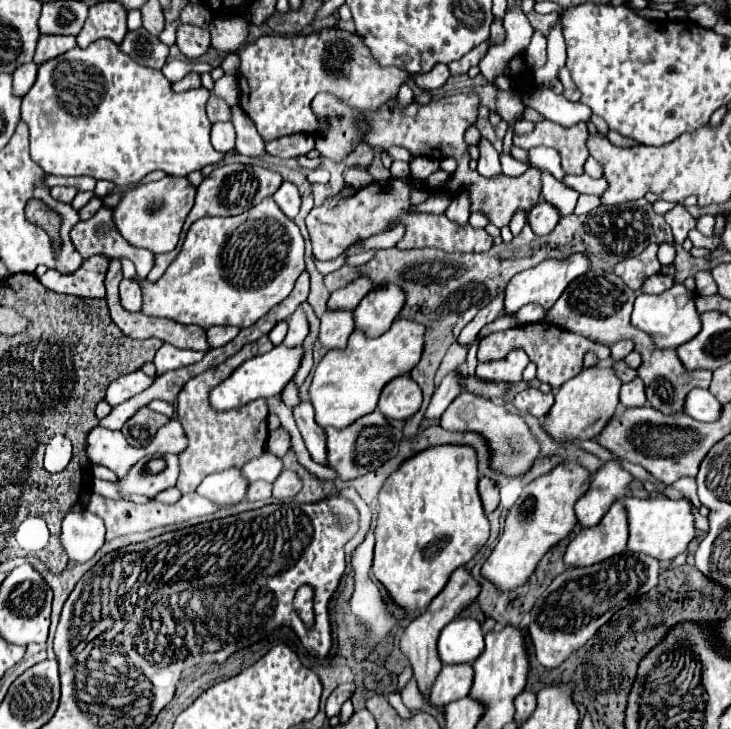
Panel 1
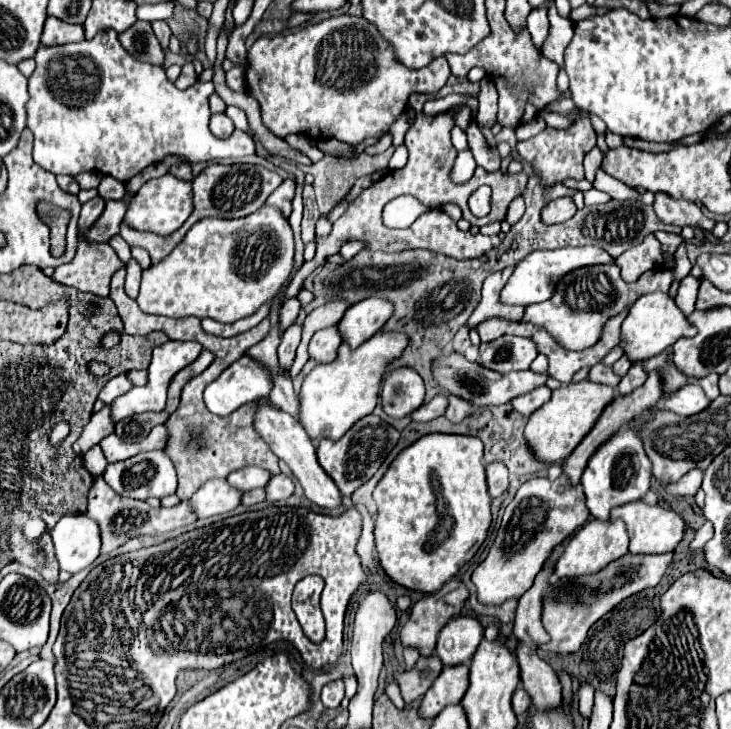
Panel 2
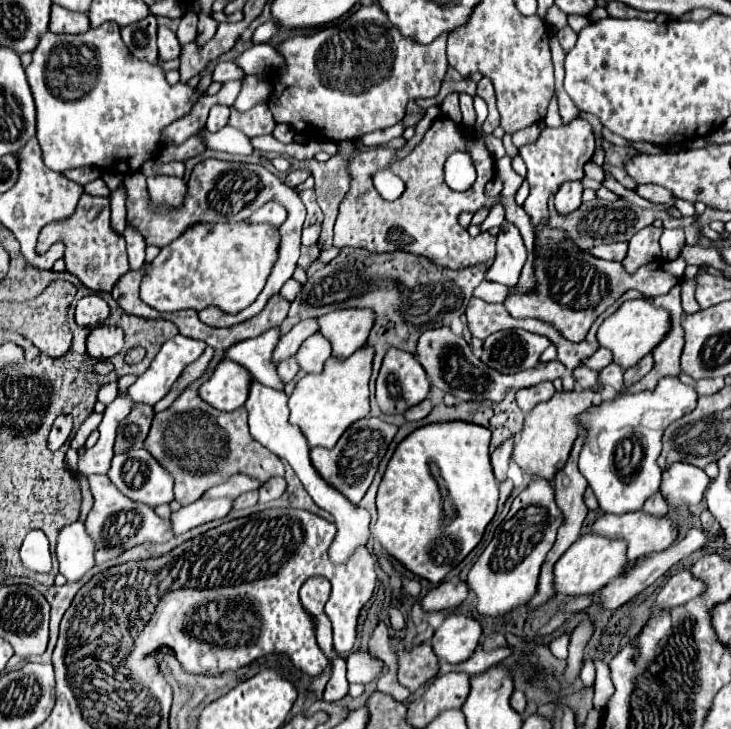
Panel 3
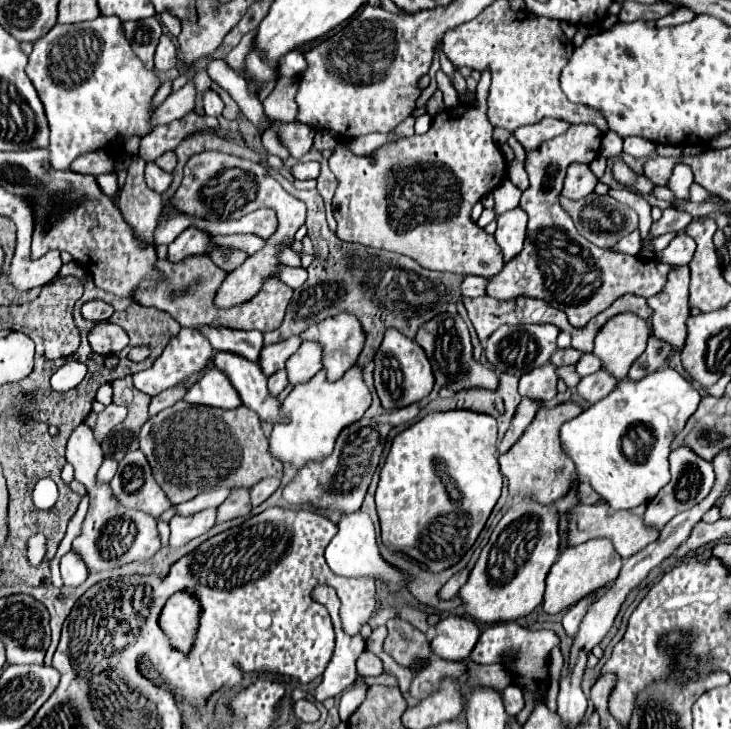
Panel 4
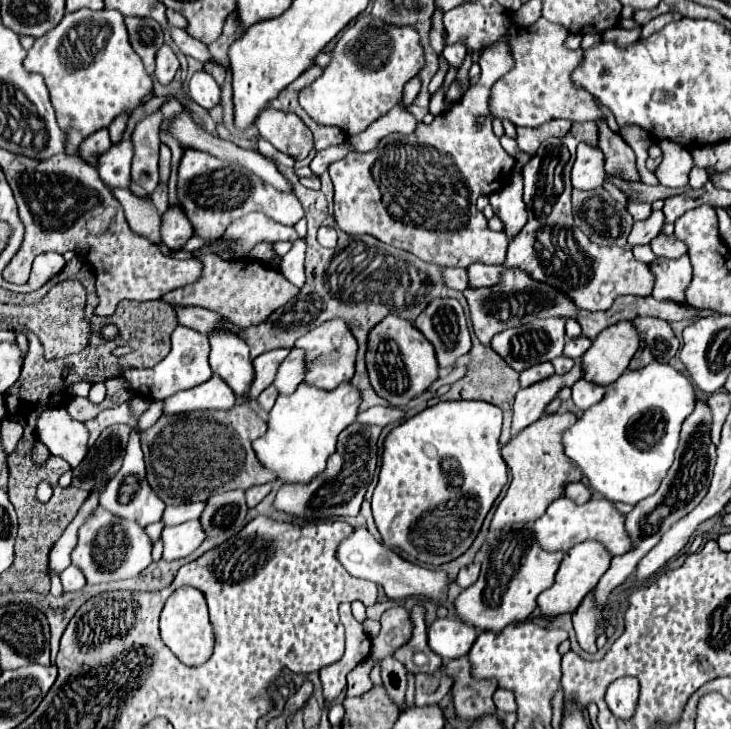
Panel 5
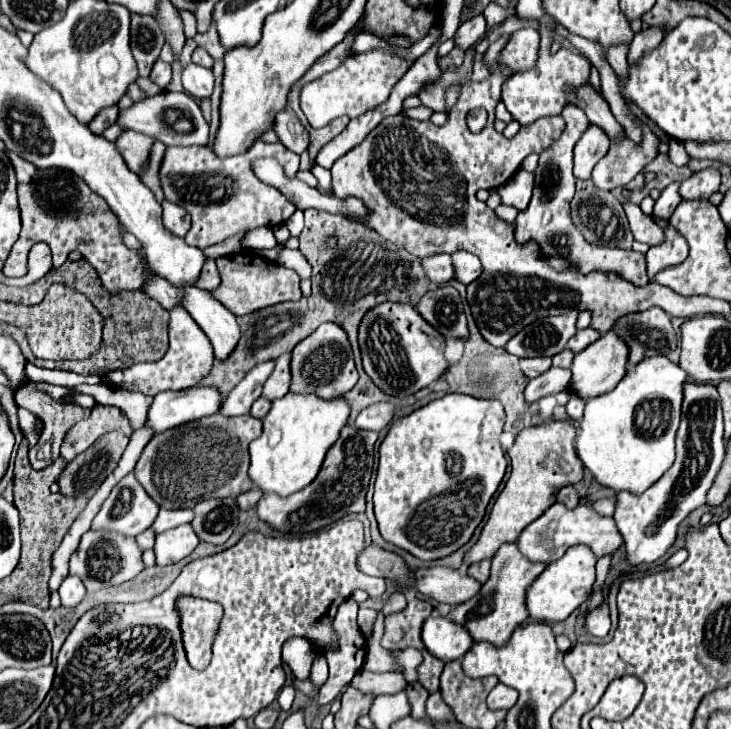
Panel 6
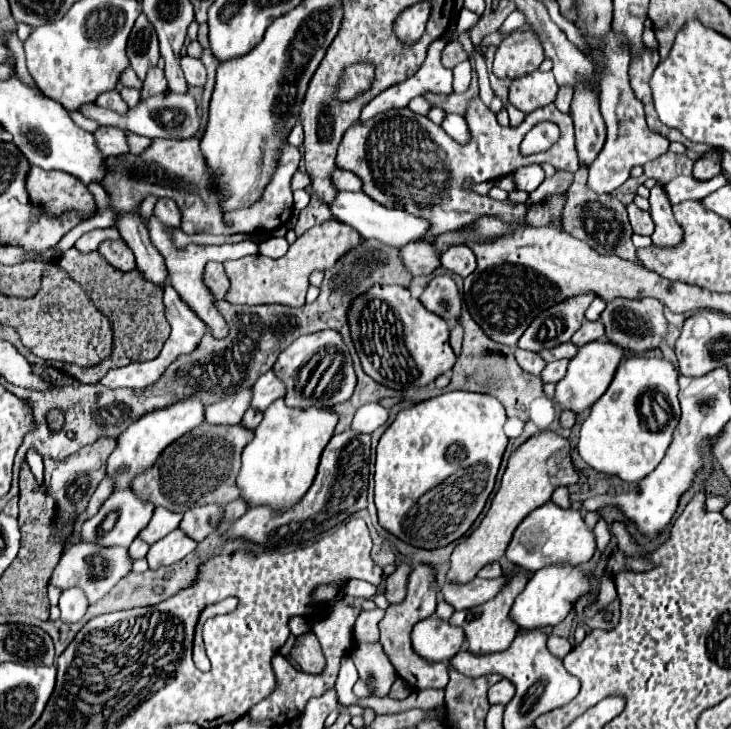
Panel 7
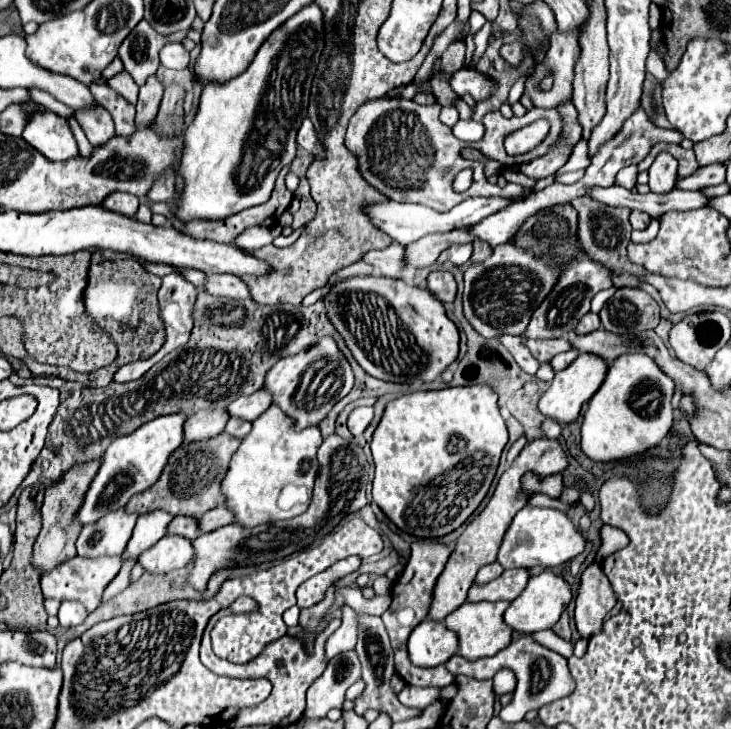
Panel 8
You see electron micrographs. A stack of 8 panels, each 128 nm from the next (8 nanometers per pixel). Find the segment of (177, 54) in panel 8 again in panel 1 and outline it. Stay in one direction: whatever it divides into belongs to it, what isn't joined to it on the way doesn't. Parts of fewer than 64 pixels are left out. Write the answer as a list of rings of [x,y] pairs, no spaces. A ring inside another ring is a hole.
[[[218,122],[212,126],[212,146],[218,152],[234,150],[234,140],[236,140],[236,132],[232,122]]]

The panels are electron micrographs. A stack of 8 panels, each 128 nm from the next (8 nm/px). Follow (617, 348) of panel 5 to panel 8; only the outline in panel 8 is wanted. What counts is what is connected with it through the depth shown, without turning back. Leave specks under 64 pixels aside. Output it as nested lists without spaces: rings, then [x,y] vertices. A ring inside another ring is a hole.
[[[580,352],[578,358],[562,372],[556,372],[550,388],[542,394],[538,406],[540,406],[540,412],[546,416],[546,418],[552,418],[552,420],[558,420],[560,424],[568,424],[568,422],[574,422],[582,410],[582,406],[596,394],[596,390],[602,386],[604,378],[606,378],[606,372],[608,372],[608,364],[604,358],[596,356],[596,354],[586,354],[586,352]]]

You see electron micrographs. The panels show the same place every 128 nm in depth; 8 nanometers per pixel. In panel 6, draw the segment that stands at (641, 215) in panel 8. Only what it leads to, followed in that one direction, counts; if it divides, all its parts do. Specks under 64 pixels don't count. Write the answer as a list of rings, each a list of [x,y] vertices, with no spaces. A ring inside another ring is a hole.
[[[624,202],[624,212],[628,216],[628,222],[630,222],[630,228],[632,228],[632,234],[638,242],[644,242],[648,246],[656,246],[664,240],[664,232],[658,224],[654,224],[654,220],[646,214],[642,214],[640,206],[632,204],[632,202]]]

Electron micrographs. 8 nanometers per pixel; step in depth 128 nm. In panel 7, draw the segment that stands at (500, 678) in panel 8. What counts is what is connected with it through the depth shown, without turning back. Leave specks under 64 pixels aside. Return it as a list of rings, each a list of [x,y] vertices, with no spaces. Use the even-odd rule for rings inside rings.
[[[506,678],[500,680],[498,684],[494,684],[488,690],[488,702],[490,704],[502,704],[502,706],[506,706],[512,698],[514,698],[514,686]]]

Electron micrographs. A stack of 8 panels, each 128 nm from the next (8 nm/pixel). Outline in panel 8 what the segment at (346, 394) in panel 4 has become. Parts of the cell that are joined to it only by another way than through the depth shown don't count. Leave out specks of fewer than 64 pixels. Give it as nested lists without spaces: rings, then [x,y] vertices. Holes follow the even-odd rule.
[[[276,404],[256,418],[252,422],[252,432],[234,452],[226,478],[222,480],[226,506],[236,514],[236,522],[254,528],[258,524],[302,514],[312,498],[318,444],[322,444],[318,426],[296,430],[294,420],[290,420]]]

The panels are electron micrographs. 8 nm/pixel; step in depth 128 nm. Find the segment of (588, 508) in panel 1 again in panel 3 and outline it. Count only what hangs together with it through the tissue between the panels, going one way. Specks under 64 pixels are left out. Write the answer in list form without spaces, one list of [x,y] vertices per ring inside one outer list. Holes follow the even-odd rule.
[[[662,378],[652,392],[638,392],[638,394],[626,394],[618,396],[610,402],[604,402],[596,408],[590,408],[586,414],[582,414],[580,424],[588,430],[588,438],[584,442],[584,448],[580,452],[578,470],[588,480],[588,486],[592,488],[598,506],[606,514],[624,514],[632,510],[640,510],[642,504],[660,488],[662,482],[662,470],[656,464],[656,458],[662,450],[662,432],[666,426],[670,426],[674,420],[690,414],[696,406],[698,394],[692,386],[682,384],[678,378]]]

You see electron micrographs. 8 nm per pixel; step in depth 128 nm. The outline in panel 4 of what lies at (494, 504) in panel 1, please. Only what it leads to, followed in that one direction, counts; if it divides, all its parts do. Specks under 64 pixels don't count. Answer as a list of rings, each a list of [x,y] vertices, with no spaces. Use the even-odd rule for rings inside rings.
[[[522,398],[520,406],[518,406],[518,410],[516,410],[516,416],[514,416],[514,420],[512,420],[510,430],[506,432],[506,436],[504,436],[502,442],[498,444],[498,452],[500,452],[500,454],[504,454],[504,452],[522,436],[522,432],[528,428],[528,424],[532,422],[532,418],[536,416],[538,408],[540,408],[540,406],[534,404],[532,400]]]

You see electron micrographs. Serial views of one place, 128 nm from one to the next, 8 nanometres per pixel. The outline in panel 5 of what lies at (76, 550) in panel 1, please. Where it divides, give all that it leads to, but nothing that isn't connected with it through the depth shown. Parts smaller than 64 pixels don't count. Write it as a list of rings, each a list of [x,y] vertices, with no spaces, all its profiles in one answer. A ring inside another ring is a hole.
[[[70,564],[62,574],[62,586],[64,586],[64,592],[76,592],[80,590],[84,584],[86,584],[86,578],[82,574],[82,570],[78,570],[74,564]]]

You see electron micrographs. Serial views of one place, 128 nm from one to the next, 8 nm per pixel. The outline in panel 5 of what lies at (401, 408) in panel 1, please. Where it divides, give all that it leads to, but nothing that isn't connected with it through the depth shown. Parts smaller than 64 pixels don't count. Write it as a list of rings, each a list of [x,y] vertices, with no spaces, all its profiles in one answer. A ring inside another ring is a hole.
[[[388,314],[370,332],[366,366],[372,388],[390,406],[406,406],[414,396],[426,392],[430,384],[438,378],[438,362],[434,356],[434,346],[414,328],[412,322],[398,318],[396,314]]]

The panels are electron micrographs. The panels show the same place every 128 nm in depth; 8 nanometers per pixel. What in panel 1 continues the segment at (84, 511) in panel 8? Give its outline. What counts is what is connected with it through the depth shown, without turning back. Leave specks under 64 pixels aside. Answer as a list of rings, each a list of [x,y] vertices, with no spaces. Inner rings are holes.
[[[284,344],[272,348],[268,354],[250,358],[248,362],[244,362],[240,368],[236,368],[232,372],[230,378],[226,378],[222,384],[218,384],[212,392],[210,392],[210,404],[216,410],[230,410],[230,408],[240,408],[256,398],[270,398],[270,396],[278,396],[284,386],[292,380],[292,376],[296,374],[296,370],[300,368],[304,356],[304,346],[296,346],[296,348],[288,348]]]

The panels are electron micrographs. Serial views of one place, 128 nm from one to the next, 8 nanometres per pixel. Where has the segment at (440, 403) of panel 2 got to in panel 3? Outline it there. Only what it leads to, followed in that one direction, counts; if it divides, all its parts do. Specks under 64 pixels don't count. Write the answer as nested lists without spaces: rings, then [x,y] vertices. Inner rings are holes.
[[[426,398],[424,402],[420,402],[418,406],[414,406],[414,408],[410,408],[410,410],[406,410],[406,420],[408,422],[414,422],[414,420],[422,420],[422,418],[426,418],[428,414],[430,414],[430,410],[434,408],[434,404]]]

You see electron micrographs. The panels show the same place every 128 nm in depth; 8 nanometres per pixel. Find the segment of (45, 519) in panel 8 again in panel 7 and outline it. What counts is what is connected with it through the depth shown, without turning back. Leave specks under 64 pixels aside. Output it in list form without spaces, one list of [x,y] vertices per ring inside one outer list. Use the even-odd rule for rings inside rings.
[[[98,438],[94,444],[84,446],[82,450],[68,456],[66,460],[54,462],[50,468],[44,466],[46,490],[50,492],[50,496],[54,496],[56,504],[58,504],[58,514],[60,514],[58,526],[62,526],[62,522],[66,522],[66,518],[78,516],[80,512],[86,510],[90,496],[94,494],[100,480],[106,476],[106,458],[108,458],[110,450],[114,450],[114,442],[116,442],[116,438]]]

